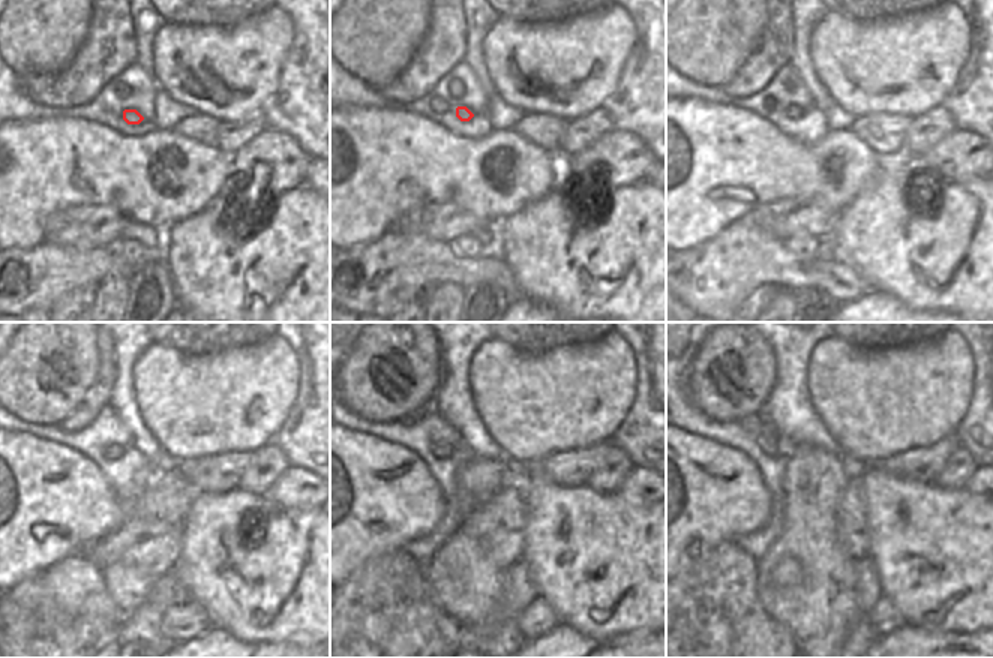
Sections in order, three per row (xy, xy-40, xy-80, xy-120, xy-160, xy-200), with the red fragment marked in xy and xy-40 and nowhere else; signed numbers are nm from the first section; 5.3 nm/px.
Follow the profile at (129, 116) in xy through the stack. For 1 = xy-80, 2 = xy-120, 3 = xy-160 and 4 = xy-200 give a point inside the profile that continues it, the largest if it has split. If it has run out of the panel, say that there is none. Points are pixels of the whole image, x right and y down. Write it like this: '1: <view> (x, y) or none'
1: xy-80 (794, 111)
2: xy-120 (114, 451)
3: xy-160 (440, 450)
4: xy-200 (764, 433)

